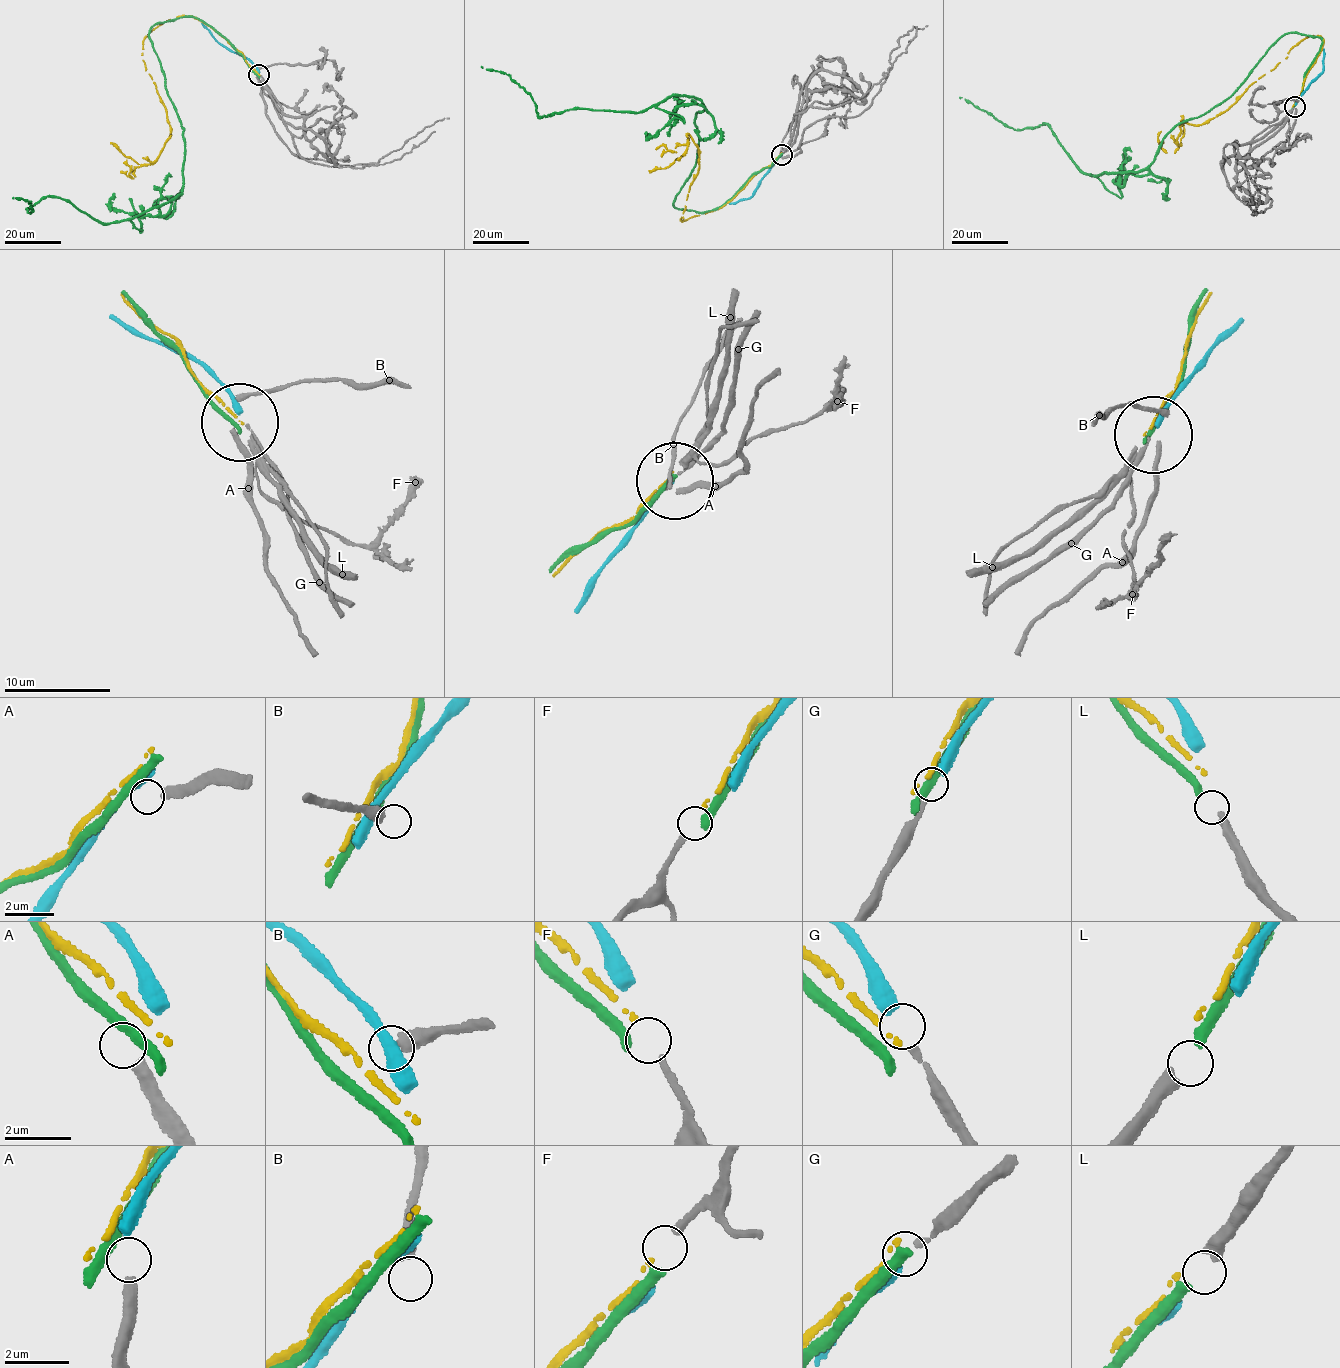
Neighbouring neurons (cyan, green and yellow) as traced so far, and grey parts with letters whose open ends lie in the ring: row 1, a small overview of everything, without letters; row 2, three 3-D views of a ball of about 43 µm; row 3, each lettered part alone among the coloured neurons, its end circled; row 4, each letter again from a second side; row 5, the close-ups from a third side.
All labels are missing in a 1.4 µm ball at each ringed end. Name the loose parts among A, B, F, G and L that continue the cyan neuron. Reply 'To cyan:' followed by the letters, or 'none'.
To cyan: G

